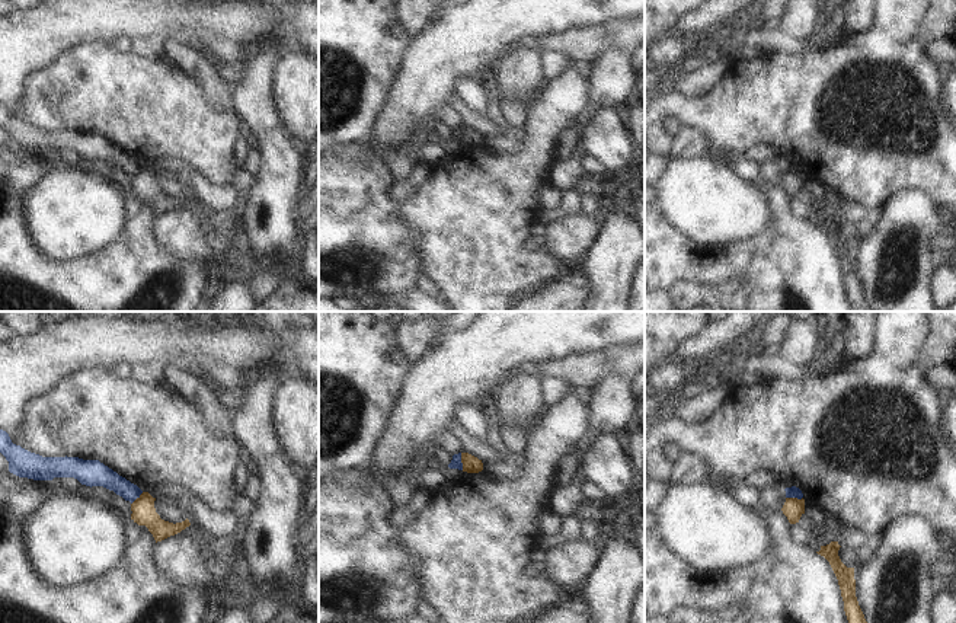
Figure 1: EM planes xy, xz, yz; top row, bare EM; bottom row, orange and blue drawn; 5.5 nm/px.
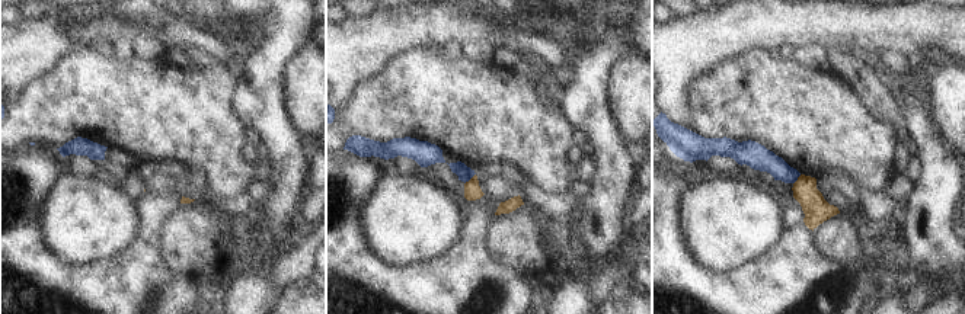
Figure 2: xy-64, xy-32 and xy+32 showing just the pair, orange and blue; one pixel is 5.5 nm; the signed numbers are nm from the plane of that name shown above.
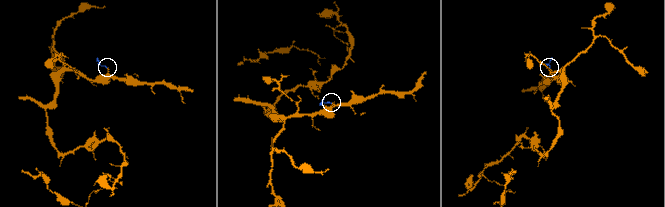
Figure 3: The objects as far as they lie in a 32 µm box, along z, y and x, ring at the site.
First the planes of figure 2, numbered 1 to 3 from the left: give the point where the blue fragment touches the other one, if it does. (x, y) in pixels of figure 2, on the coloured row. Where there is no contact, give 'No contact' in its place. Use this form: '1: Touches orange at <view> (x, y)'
1: No contact
2: Touches orange at xy-32 (470, 179)
3: Touches orange at xy+32 (798, 179).

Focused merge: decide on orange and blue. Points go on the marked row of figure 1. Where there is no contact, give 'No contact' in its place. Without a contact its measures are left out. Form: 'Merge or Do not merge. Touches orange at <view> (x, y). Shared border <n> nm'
Do not merge. Touches orange at xz (461, 462). Shared border 100 nm.

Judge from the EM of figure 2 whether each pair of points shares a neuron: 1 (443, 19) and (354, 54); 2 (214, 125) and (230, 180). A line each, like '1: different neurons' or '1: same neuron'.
1: same neuron
2: same neuron

